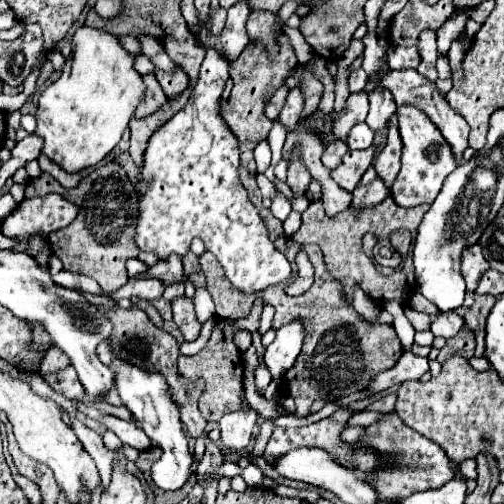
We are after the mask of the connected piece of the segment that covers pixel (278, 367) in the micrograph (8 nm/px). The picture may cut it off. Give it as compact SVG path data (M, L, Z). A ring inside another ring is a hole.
M294 321L276 331L276 339L264 351L264 365L270 369L276 381L282 381L284 373L294 365L304 339L304 327Z

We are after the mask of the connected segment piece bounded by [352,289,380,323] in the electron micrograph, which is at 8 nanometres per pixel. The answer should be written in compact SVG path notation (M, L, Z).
M356 289L352 307L356 309L356 313L358 313L362 319L366 319L366 321L370 321L370 323L376 323L376 321L378 321L378 315L380 315L380 313L372 313L372 311L374 311L374 301L372 301L370 297L366 297L366 295L362 293L362 289Z

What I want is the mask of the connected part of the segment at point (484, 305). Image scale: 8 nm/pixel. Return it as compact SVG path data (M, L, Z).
M480 295L480 297L476 297L472 309L466 311L466 315L464 315L464 325L476 333L476 343L478 343L476 353L474 353L476 357L484 355L484 335L486 335L484 327L486 327L486 317L488 317L490 309L494 307L494 301L496 299L492 295Z

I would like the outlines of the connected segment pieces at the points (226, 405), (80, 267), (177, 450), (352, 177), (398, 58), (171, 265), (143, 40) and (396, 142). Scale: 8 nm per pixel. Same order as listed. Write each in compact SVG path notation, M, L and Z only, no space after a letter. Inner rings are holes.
M262 301L254 303L254 313L248 315L244 321L238 321L234 327L228 325L224 319L220 319L212 331L212 337L208 339L206 347L192 355L192 357L180 357L178 359L178 371L180 375L184 375L188 381L196 381L196 379L204 379L204 391L200 395L200 413L204 415L206 421L218 421L224 413L228 411L236 411L240 407L240 397L242 397L242 379L244 379L244 367L242 367L242 359L240 359L240 351L236 349L232 335L236 331L236 327L240 329L258 329L260 325L260 313L262 313Z
M116 163L98 167L92 175L82 179L76 189L64 189L54 177L46 173L40 179L28 181L26 197L44 197L48 193L58 193L78 205L78 217L68 227L50 233L48 239L54 255L62 261L64 271L96 279L106 293L112 293L126 285L128 275L124 263L130 257L136 257L136 253L140 251L134 243L134 229L138 221L138 195L134 191L134 185L128 181L124 169L120 169Z
M114 361L116 365L116 389L120 393L122 403L130 409L130 413L134 415L134 419L140 423L140 429L160 445L162 449L162 457L152 465L150 469L150 477L154 481L154 485L158 489L164 491L178 491L182 489L188 479L192 475L196 475L196 471L192 469L192 455L188 451L188 439L182 431L182 423L180 423L180 409L176 407L176 403L170 399L168 393L168 385L166 379L160 373L148 373L140 367L134 367L130 363L124 361Z
M368 147L364 151L350 151L350 155L344 155L340 167L336 167L330 175L332 179L348 193L354 191L354 187L360 183L364 171L372 165L374 159L374 147Z
M396 47L388 49L388 65L390 69L416 69L420 65L420 53L416 47Z
M172 255L172 259L168 261L160 261L154 267L150 267L146 273L138 275L138 279L160 279L164 283L164 287L172 285L172 283L184 283L184 271L182 271L182 261L178 259L178 255Z
M136 33L136 39L140 41L140 47L142 47L142 53L146 55L146 57L152 57L152 55L156 55L158 51L162 51L162 43L152 35L144 35L144 33Z
M394 115L390 121L390 127L388 127L388 145L374 159L374 169L376 169L378 177L384 179L384 185L388 189L392 189L392 183L400 171L400 151L402 151L402 141L398 135L398 121Z

